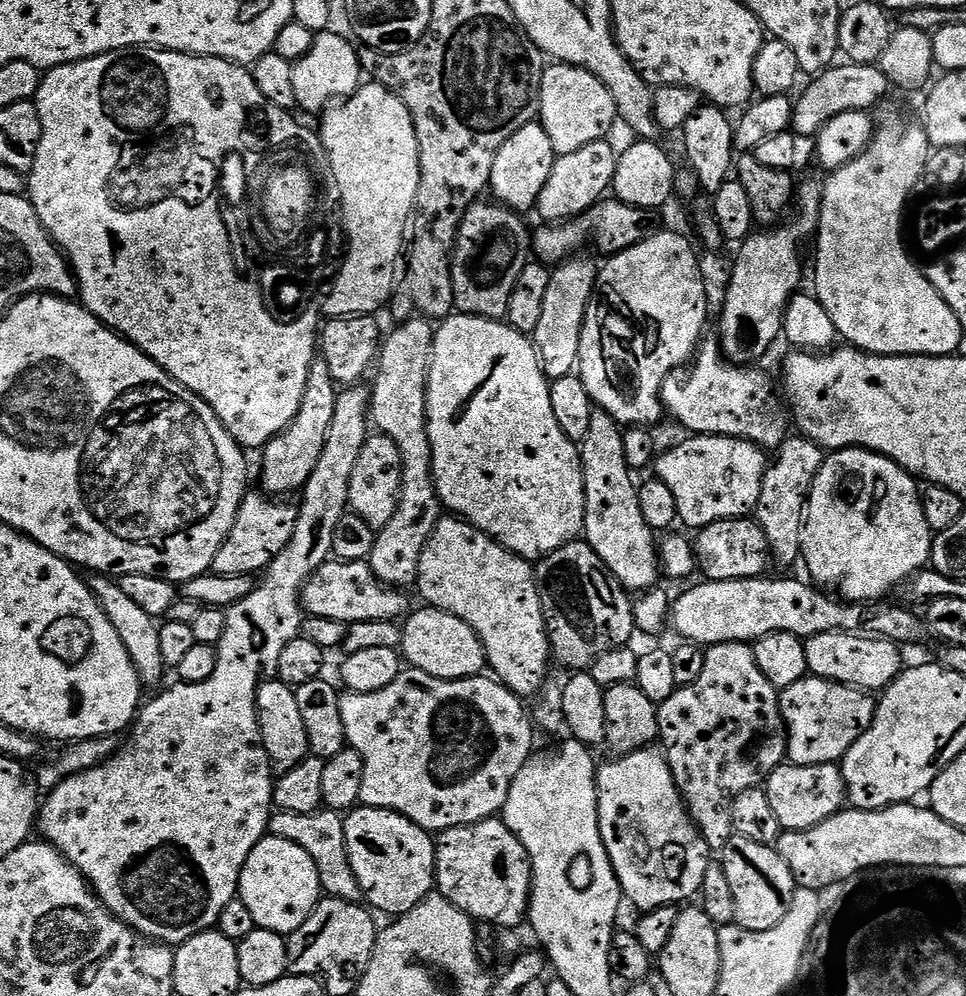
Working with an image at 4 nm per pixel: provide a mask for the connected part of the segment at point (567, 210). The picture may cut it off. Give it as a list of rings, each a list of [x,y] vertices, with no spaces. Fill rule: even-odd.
[[[607,139],[590,142],[590,146],[574,150],[574,154],[556,157],[550,170],[550,178],[546,178],[546,186],[542,186],[542,194],[538,194],[538,202],[534,209],[535,215],[538,214],[544,219],[541,221],[558,224],[582,216],[609,195],[616,173],[618,152],[608,143]]]

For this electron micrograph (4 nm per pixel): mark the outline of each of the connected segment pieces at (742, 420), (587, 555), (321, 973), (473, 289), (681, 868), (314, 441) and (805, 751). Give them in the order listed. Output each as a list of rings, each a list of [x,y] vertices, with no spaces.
[[[701,349],[685,376],[680,376],[679,371],[665,376],[660,387],[663,411],[667,415],[669,412],[682,427],[689,428],[689,433],[733,436],[759,444],[765,450],[775,450],[790,435],[790,416],[778,395],[777,385],[775,388],[771,378],[756,368],[759,367],[733,364],[719,349]]]
[[[583,539],[563,544],[549,556],[539,557],[534,568],[539,602],[544,611],[548,647],[568,670],[584,670],[606,650],[623,648],[636,632],[633,597]]]
[[[321,899],[310,918],[306,918],[306,922],[302,922],[302,926],[287,937],[289,973],[313,978],[363,976],[374,954],[378,924],[372,921],[373,913],[367,907],[360,906],[351,900]]]
[[[477,202],[468,207],[452,250],[454,308],[457,313],[466,316],[504,320],[508,315],[514,282],[518,282],[518,274],[522,274],[530,262],[534,236],[530,228],[528,232],[525,217],[515,208],[505,208],[499,202],[484,203]]]
[[[663,751],[631,752],[629,756],[612,758],[609,764],[601,763],[596,774],[596,790],[600,794],[600,837],[616,872],[623,899],[640,908],[641,913],[667,904],[683,905],[688,902],[683,900],[691,896],[693,899],[700,891],[702,878],[706,878],[710,849],[692,823]]]
[[[322,358],[312,361],[310,375],[306,378],[306,390],[302,394],[302,406],[296,417],[269,444],[262,449],[264,461],[260,464],[259,487],[265,493],[280,498],[283,492],[299,493],[304,483],[310,478],[314,466],[318,466],[318,458],[322,458],[322,450],[326,446],[326,434],[330,430],[330,422],[334,418],[338,385],[330,374],[330,366]]]
[[[811,674],[780,692],[780,709],[788,727],[787,759],[798,766],[836,764],[854,746],[854,742],[870,725],[877,701],[871,700],[863,688],[851,688],[824,676]]]

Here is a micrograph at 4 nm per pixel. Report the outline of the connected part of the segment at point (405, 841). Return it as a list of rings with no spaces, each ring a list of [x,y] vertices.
[[[357,806],[344,816],[344,829],[350,866],[358,878],[363,899],[368,899],[377,913],[389,912],[392,918],[402,916],[433,891],[436,844],[425,828],[389,808]]]

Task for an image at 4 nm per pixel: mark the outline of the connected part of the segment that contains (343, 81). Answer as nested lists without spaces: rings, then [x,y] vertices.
[[[335,30],[319,33],[314,46],[310,46],[310,54],[293,63],[294,98],[299,111],[323,113],[337,102],[347,100],[360,89],[362,83],[360,54],[357,45],[349,40],[339,36]]]

